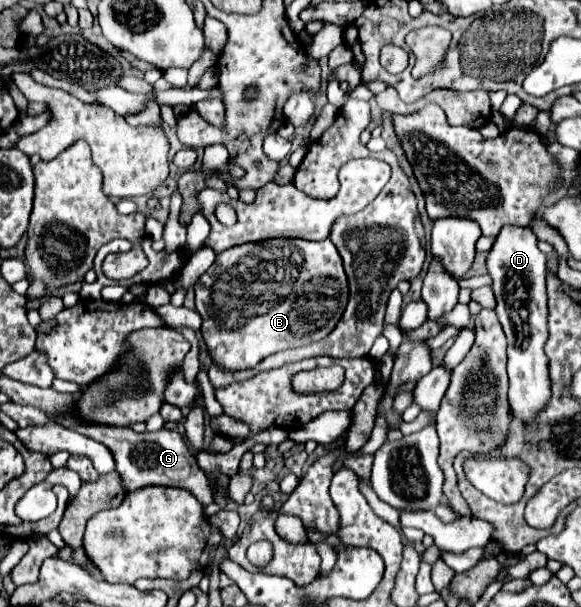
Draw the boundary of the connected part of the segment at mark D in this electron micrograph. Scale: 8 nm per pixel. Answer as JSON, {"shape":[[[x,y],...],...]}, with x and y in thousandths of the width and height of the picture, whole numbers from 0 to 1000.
{"shape":[[[869,372],[855,399],[838,422],[838,445],[849,458],[849,478],[855,488],[855,521],[873,554],[873,616],[876,616],[876,662],[886,682],[900,692],[914,692],[941,666],[948,652],[941,619],[941,586],[935,570],[941,563],[941,422],[924,409],[924,392],[910,376]]]}

